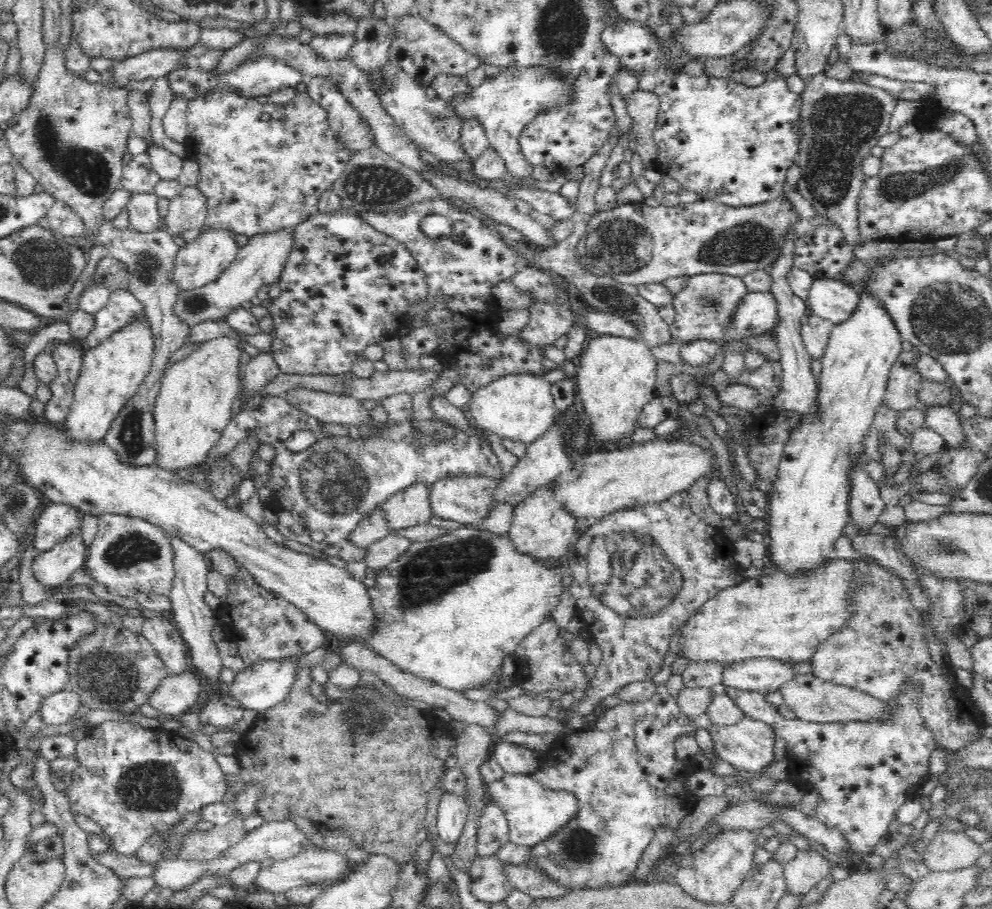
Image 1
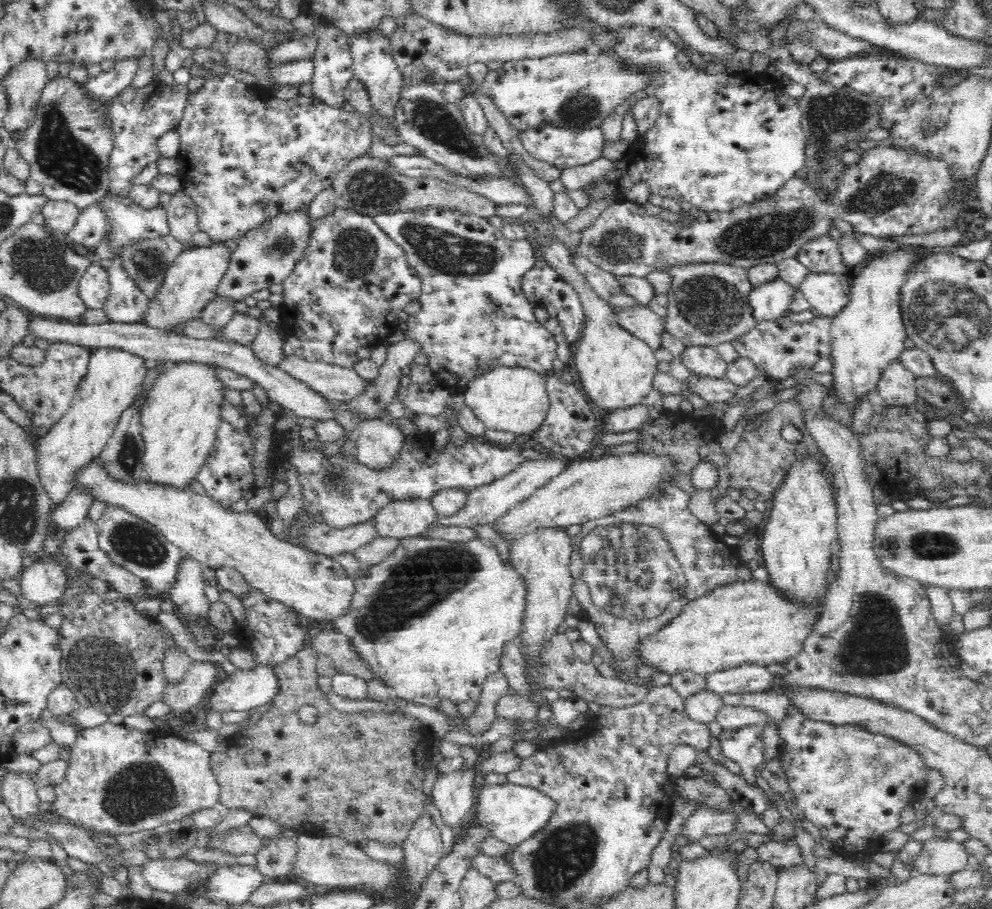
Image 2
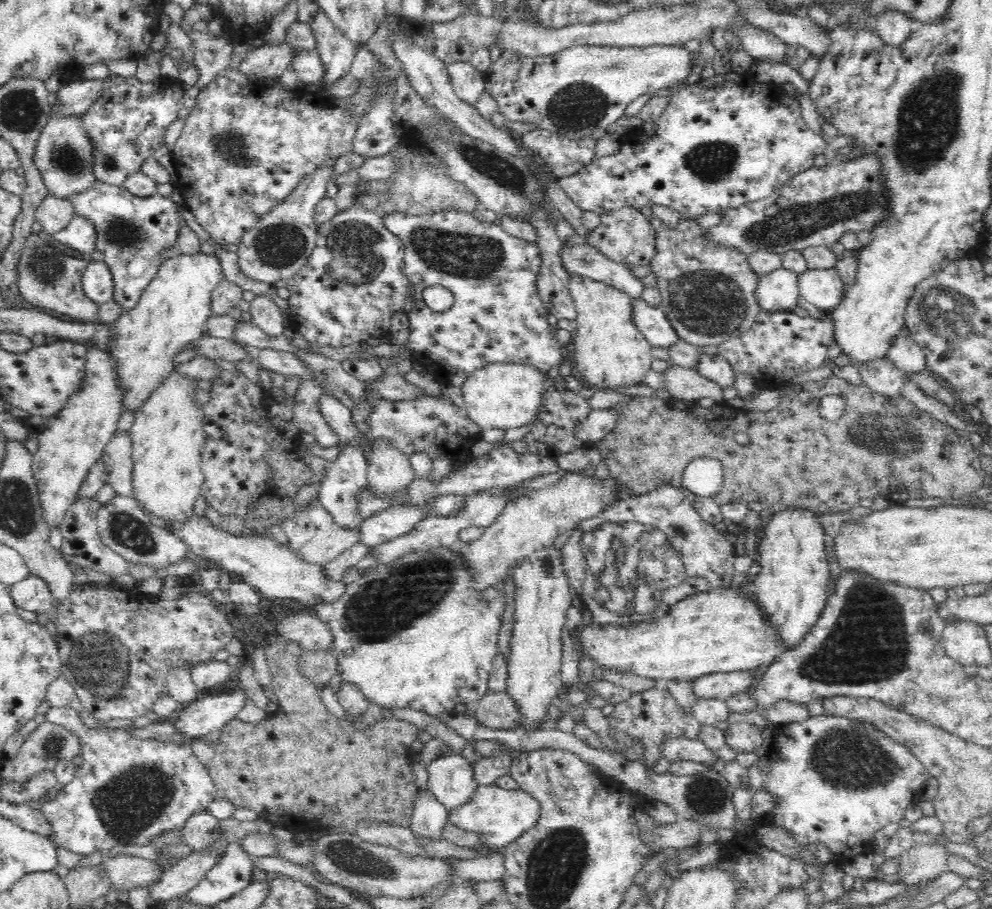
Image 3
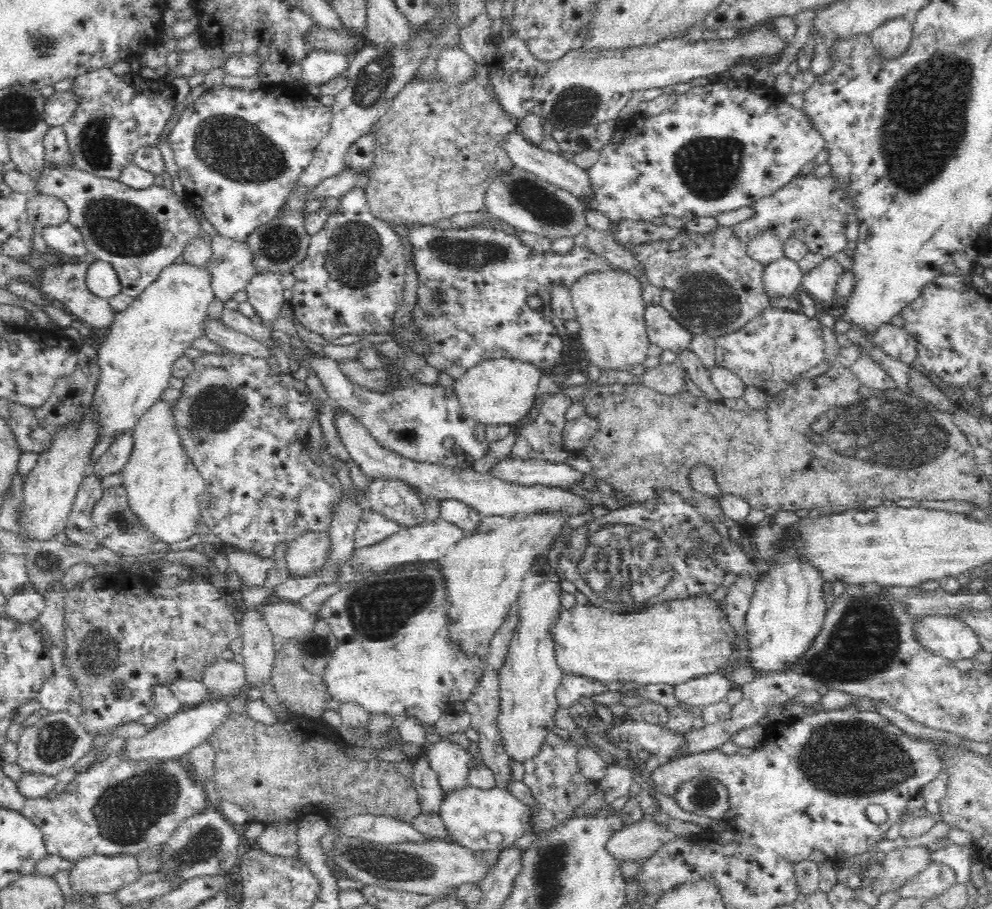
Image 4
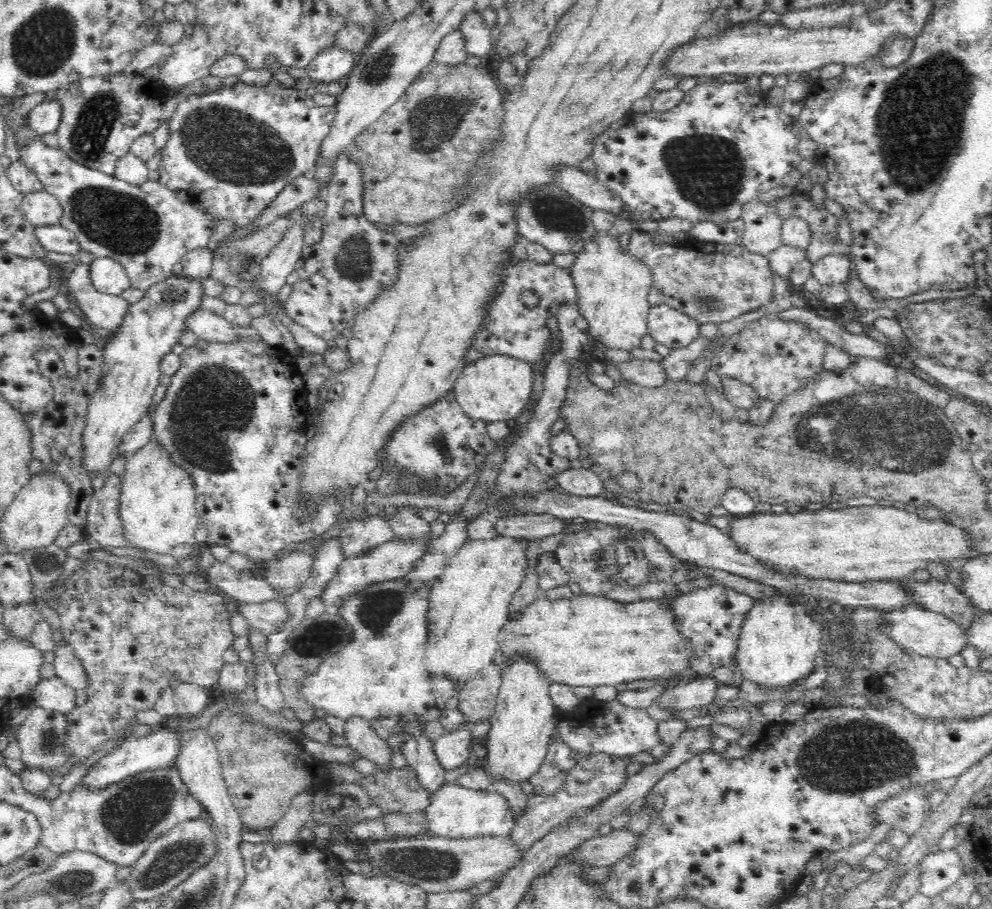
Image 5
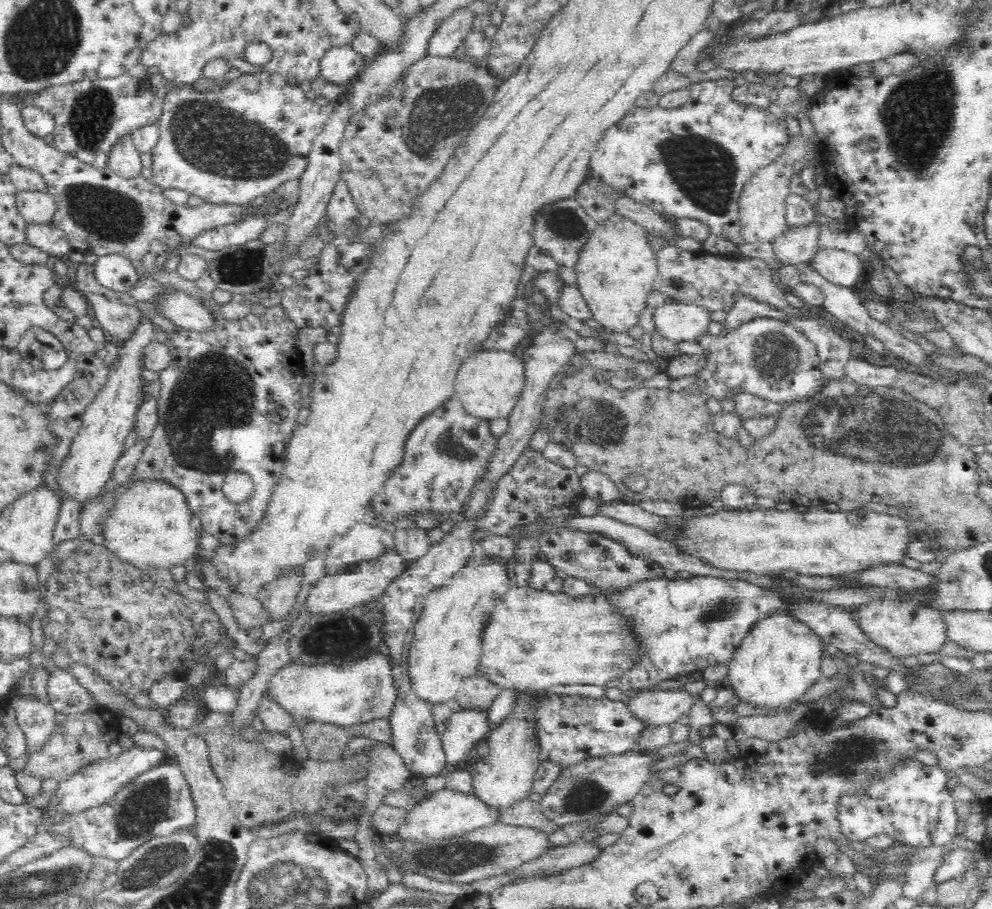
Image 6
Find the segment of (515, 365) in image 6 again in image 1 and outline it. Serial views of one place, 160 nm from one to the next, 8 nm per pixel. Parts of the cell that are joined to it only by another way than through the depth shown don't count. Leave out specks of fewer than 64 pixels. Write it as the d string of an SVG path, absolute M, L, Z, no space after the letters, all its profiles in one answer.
M510 373L482 385L471 393L466 407L471 413L475 425L494 431L502 438L525 442L527 445L541 437L557 422L551 384L532 373Z

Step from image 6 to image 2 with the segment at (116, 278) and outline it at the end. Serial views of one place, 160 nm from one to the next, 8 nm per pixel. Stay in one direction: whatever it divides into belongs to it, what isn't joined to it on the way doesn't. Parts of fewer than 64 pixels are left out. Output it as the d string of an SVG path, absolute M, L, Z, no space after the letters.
M92 262L80 280L79 295L88 308L103 308L109 292L108 271L98 262Z

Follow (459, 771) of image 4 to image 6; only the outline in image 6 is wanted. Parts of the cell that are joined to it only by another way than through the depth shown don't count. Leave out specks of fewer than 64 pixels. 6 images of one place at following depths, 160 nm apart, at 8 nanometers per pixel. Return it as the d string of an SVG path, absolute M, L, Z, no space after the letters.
M462 709L453 713L446 725L442 746L447 763L452 765L466 760L472 748L494 728L488 709Z

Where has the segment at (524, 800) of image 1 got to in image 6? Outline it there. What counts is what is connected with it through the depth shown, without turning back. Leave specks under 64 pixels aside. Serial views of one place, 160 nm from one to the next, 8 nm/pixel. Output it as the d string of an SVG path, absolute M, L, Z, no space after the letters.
M446 788L431 793L423 801L408 807L405 823L395 832L398 844L404 842L422 843L464 836L475 828L494 824L500 818L499 812L488 808L474 793L462 794Z

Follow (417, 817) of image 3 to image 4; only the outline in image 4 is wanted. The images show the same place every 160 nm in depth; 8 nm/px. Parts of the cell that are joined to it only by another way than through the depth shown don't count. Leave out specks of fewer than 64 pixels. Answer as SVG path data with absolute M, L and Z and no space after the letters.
M422 753L413 763L413 785L418 793L421 812L436 814L445 792L440 785L438 771L430 765L430 760Z

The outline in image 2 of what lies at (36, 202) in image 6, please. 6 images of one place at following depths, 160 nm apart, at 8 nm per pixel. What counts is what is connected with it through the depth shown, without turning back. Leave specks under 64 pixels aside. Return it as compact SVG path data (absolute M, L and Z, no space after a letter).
M48 200L41 208L45 226L61 238L74 226L80 211L74 203L59 200Z

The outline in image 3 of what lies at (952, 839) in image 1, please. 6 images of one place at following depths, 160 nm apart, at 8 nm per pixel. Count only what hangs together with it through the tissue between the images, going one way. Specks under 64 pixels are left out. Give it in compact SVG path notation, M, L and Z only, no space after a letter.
M916 844L897 856L898 880L907 885L918 885L922 881L933 880L948 870L947 858L947 850L940 844Z

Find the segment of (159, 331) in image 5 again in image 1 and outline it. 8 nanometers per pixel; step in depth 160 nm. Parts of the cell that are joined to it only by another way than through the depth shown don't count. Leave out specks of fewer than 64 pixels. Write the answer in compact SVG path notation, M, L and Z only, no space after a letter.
M228 231L201 232L196 240L186 242L179 249L173 268L173 280L178 295L182 292L198 291L198 288L206 287L218 280L236 258L240 246L236 243L235 236L236 234Z

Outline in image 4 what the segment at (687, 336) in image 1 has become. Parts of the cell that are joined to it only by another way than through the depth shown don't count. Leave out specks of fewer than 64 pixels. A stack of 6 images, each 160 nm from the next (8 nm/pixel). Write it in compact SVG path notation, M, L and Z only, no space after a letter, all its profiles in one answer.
M718 226L707 234L689 232L682 228L678 238L638 243L630 248L644 268L649 284L661 290L661 303L693 336L706 334L713 338L736 332L757 314L770 307L771 298L764 283L765 264L748 256L747 244L734 236L731 227Z

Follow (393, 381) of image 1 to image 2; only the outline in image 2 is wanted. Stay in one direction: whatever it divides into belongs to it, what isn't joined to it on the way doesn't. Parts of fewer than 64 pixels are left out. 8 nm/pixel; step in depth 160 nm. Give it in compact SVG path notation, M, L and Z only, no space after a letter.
M283 353L277 367L331 402L338 400L349 403L363 393L368 382L360 378L353 368L308 360L298 353Z

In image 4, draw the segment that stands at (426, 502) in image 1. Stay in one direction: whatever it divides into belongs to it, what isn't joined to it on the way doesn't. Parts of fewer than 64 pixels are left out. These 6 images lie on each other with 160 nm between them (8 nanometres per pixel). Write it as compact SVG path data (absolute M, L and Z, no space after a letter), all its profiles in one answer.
M366 509L363 511L360 523L357 524L354 545L356 549L376 545L393 536L400 529L396 523L391 522L380 512Z

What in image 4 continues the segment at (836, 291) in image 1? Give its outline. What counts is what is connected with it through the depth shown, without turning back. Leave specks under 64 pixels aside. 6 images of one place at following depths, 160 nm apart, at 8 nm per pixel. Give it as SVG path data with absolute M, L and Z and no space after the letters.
M832 257L822 259L816 268L803 276L801 290L813 297L817 304L835 301L833 292L845 271L842 264Z

